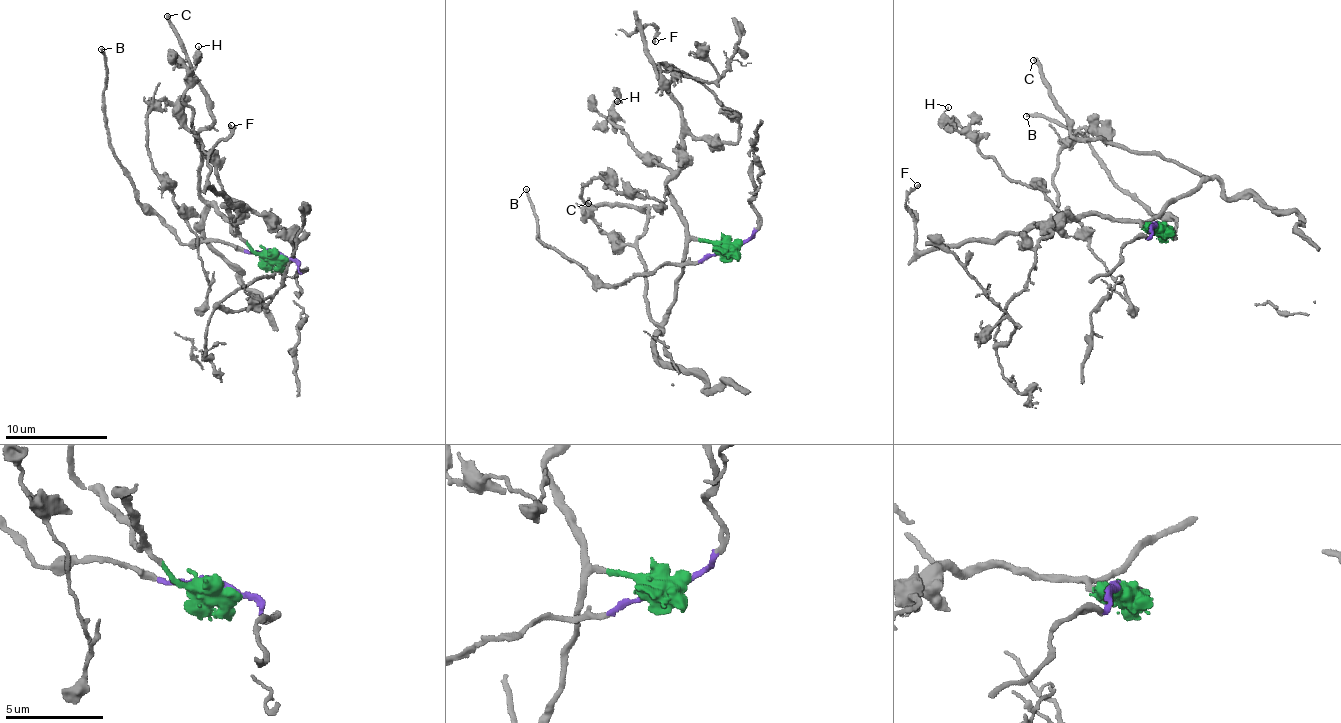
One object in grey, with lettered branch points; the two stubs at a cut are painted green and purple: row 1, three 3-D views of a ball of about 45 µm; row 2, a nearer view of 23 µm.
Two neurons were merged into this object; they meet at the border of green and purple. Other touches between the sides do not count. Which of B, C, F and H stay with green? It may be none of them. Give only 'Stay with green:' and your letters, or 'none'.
Stay with green: C, F, H

